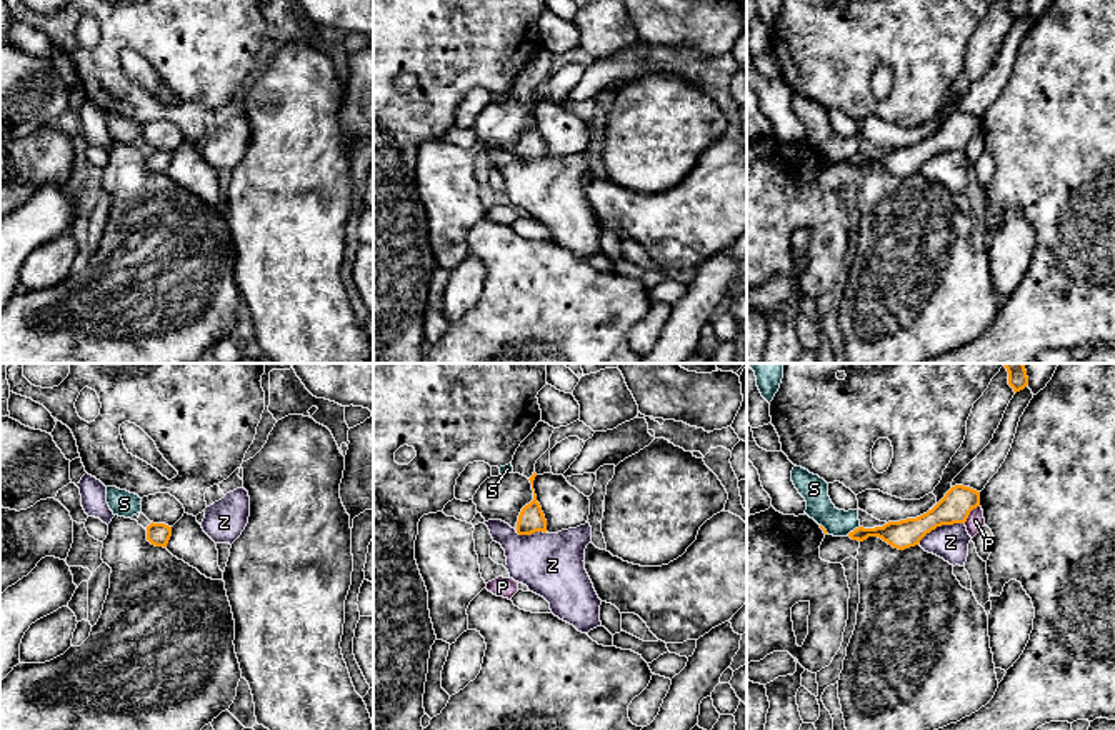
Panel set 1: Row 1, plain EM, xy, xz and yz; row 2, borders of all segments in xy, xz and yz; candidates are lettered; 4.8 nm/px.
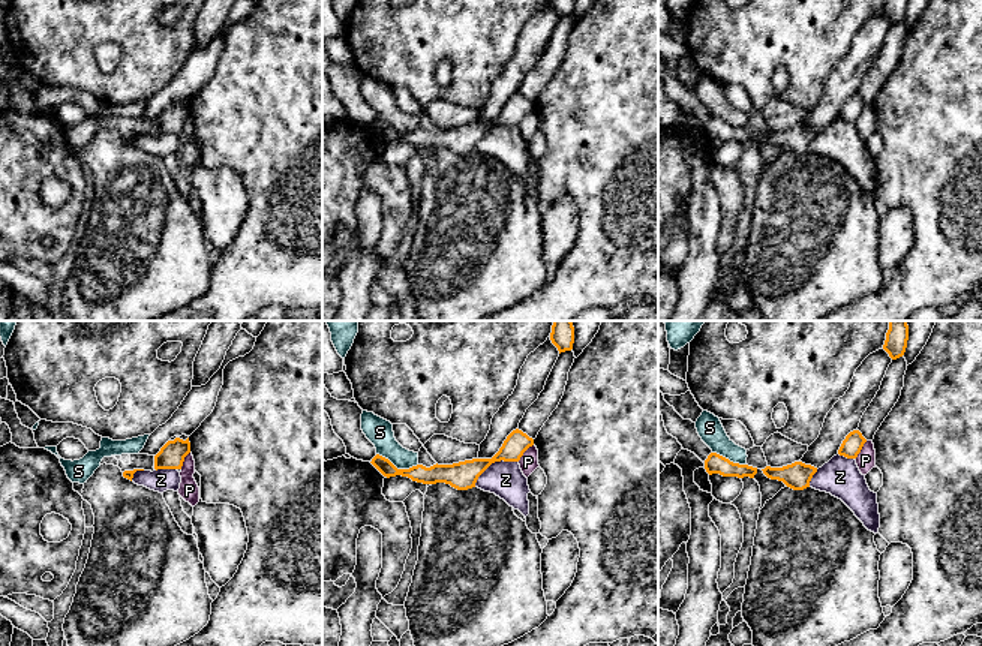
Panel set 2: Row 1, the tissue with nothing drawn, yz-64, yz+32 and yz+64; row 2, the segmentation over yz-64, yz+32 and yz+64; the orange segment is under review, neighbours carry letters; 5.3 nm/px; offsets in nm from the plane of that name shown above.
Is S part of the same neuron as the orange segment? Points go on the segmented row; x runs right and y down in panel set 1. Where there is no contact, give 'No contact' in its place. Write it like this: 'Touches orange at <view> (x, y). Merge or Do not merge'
Touches orange at yz (854, 530). Merge

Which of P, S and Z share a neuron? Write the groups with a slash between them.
P / S / Z

